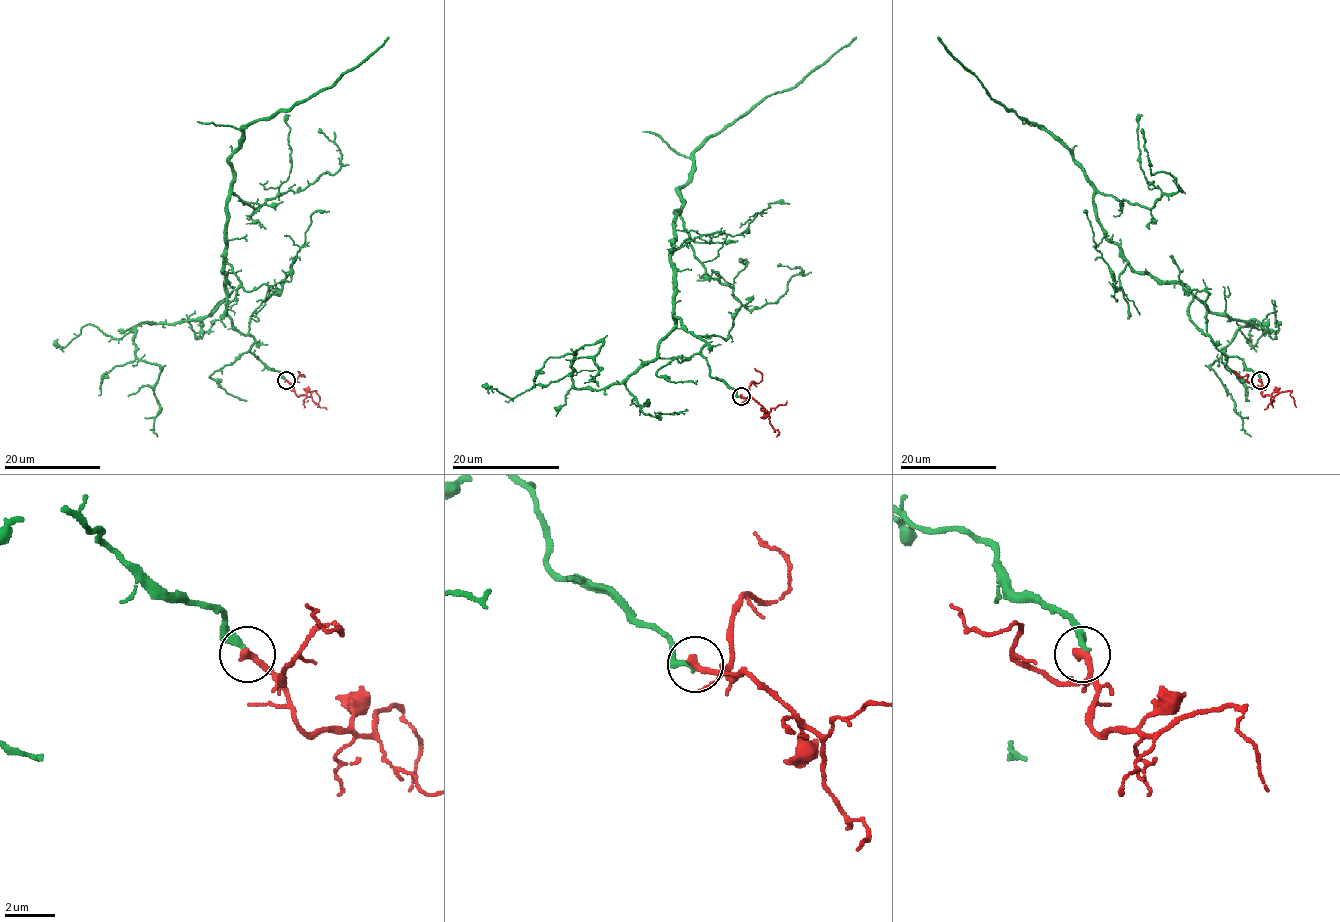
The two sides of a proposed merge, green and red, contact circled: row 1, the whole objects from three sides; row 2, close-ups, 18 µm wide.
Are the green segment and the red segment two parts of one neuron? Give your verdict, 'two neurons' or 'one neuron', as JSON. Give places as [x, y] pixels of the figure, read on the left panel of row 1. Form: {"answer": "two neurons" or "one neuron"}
{"answer": "one neuron"}

